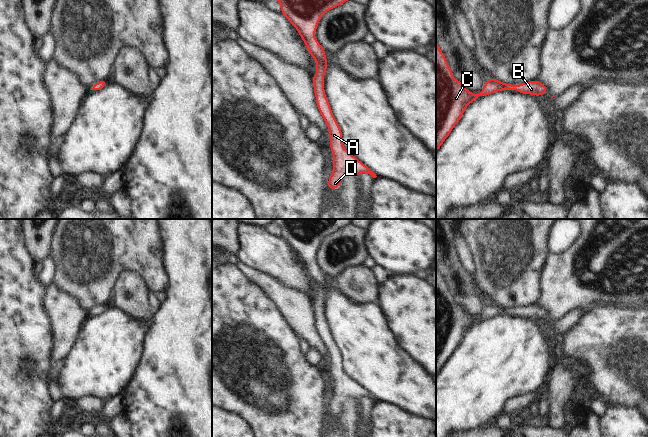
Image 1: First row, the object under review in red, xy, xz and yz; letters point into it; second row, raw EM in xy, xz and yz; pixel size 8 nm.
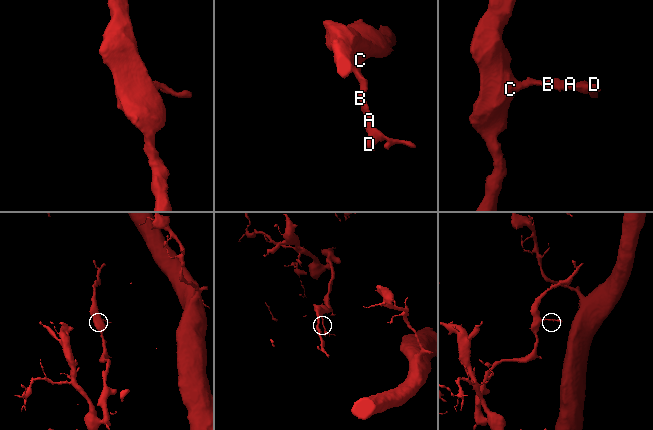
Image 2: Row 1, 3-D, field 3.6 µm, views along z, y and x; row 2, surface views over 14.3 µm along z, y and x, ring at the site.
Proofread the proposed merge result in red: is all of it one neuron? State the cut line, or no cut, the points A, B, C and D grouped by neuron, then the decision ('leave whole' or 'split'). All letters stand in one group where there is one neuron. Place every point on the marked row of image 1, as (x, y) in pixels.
cut none; groups A B C D; leave whole

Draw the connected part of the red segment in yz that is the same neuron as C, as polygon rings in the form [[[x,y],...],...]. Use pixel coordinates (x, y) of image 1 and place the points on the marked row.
[[[436,42],[436,151],[450,135],[471,102],[481,96],[501,90],[517,90],[521,94],[545,96],[547,87],[538,80],[524,82],[516,86],[515,84],[506,84],[494,78],[489,78],[482,91],[473,95],[471,91],[464,87],[462,82],[452,76],[445,55]]]

